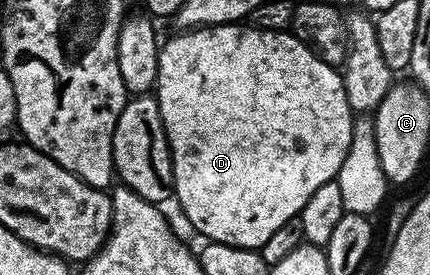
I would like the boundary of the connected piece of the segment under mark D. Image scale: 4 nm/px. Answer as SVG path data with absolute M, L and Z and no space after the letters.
M236 23L233 25L204 25L186 31L176 32L176 37L162 42L159 50L159 66L153 96L159 100L159 114L165 127L167 142L171 148L171 162L173 163L174 200L179 200L187 221L200 233L207 237L208 242L225 243L229 247L262 250L273 231L289 223L289 219L298 217L302 213L305 203L317 191L317 187L325 187L325 183L336 180L341 171L341 163L345 163L345 155L349 155L349 147L353 139L355 117L349 107L349 99L345 95L343 74L334 65L321 60L295 34L281 29L256 29L250 23Z

